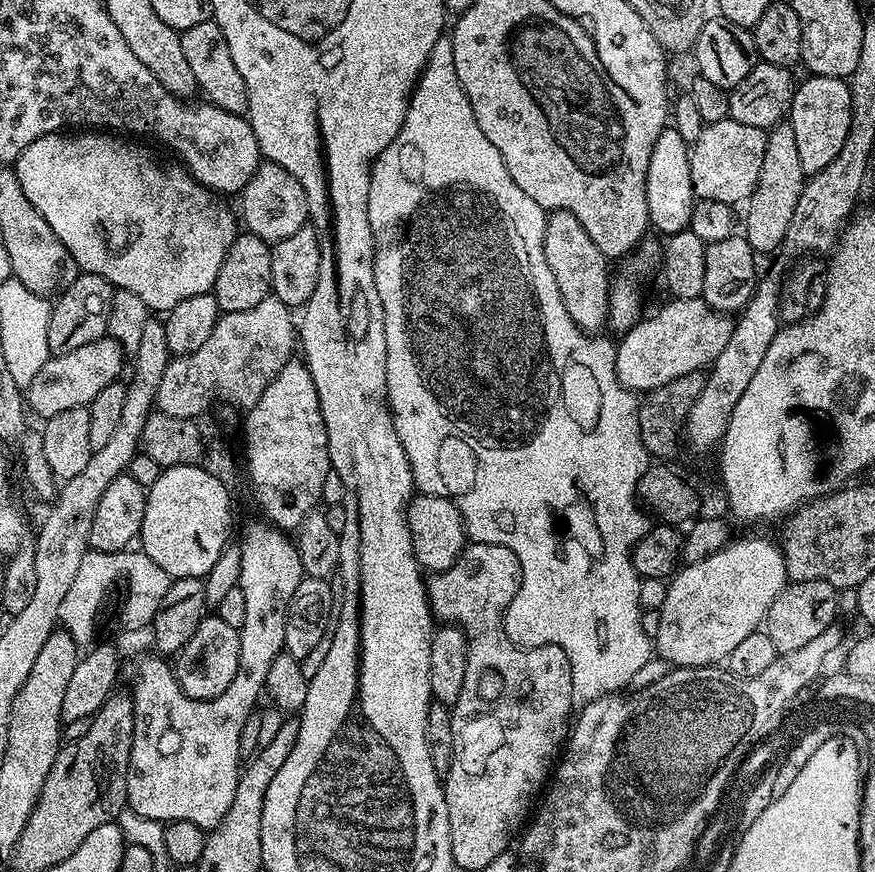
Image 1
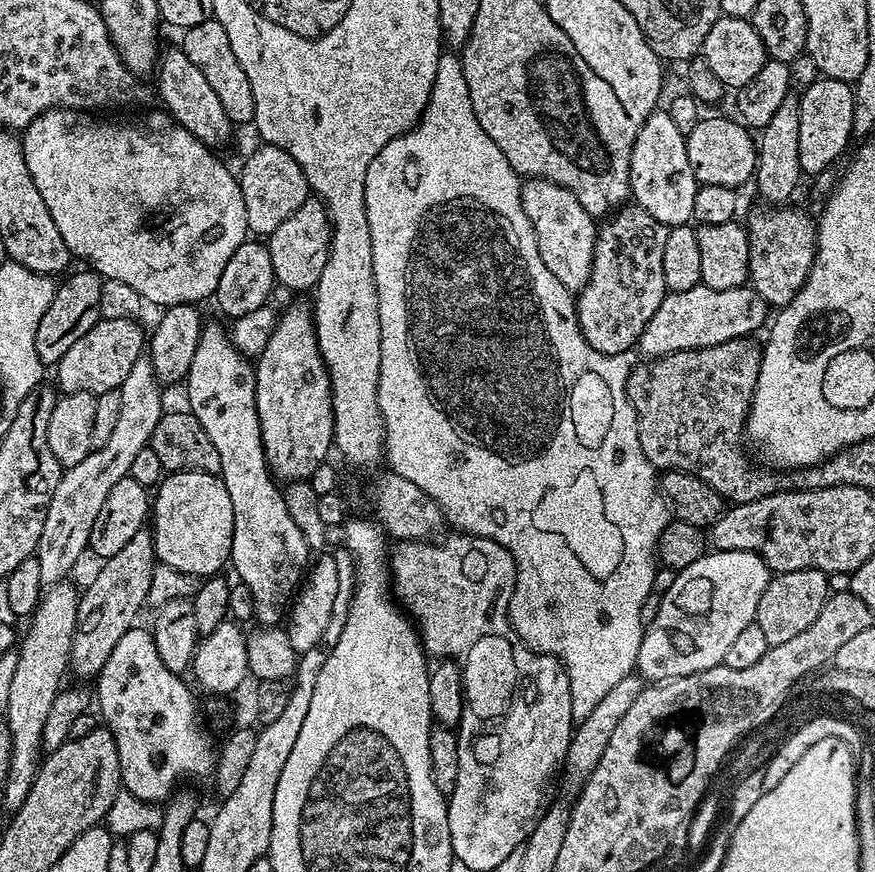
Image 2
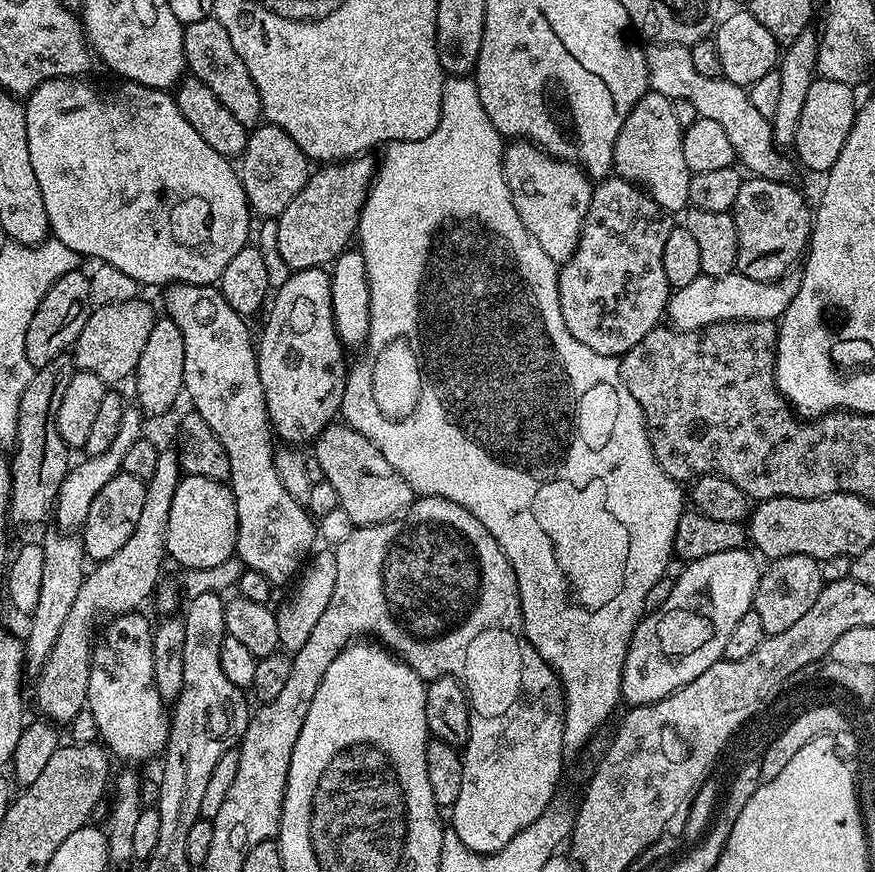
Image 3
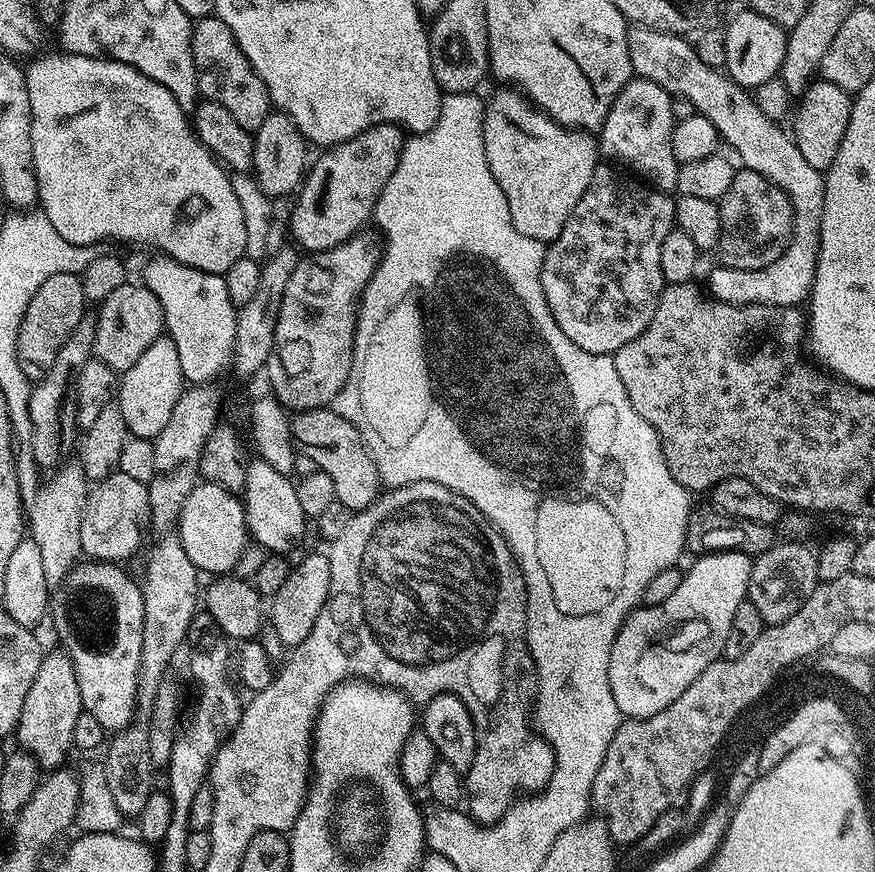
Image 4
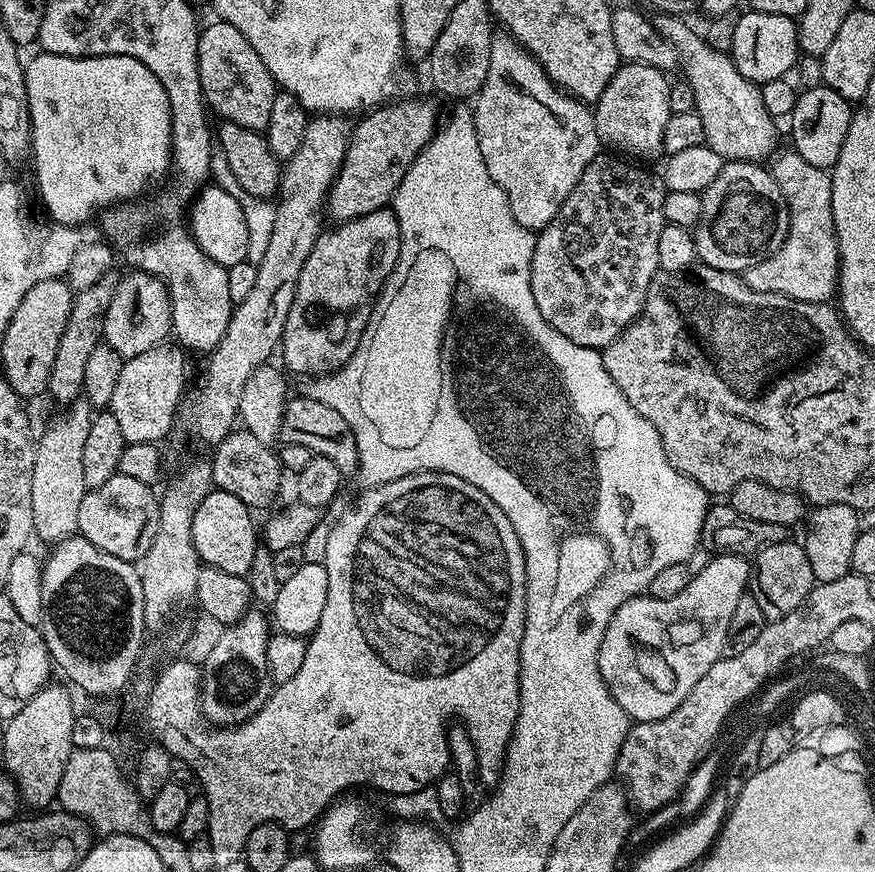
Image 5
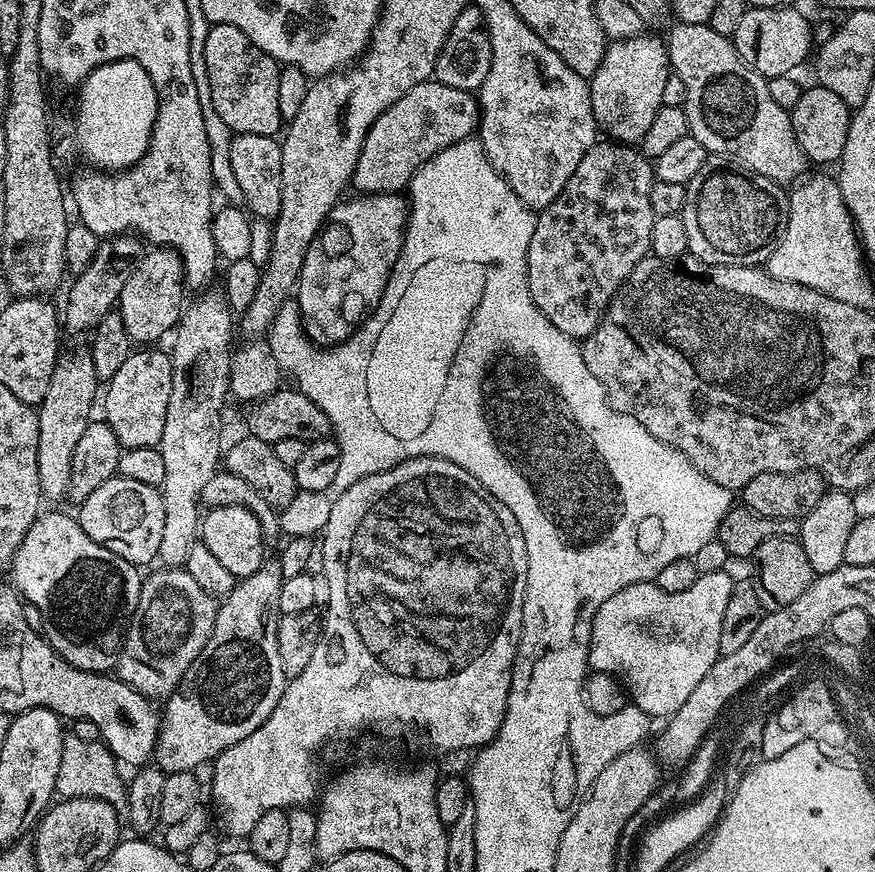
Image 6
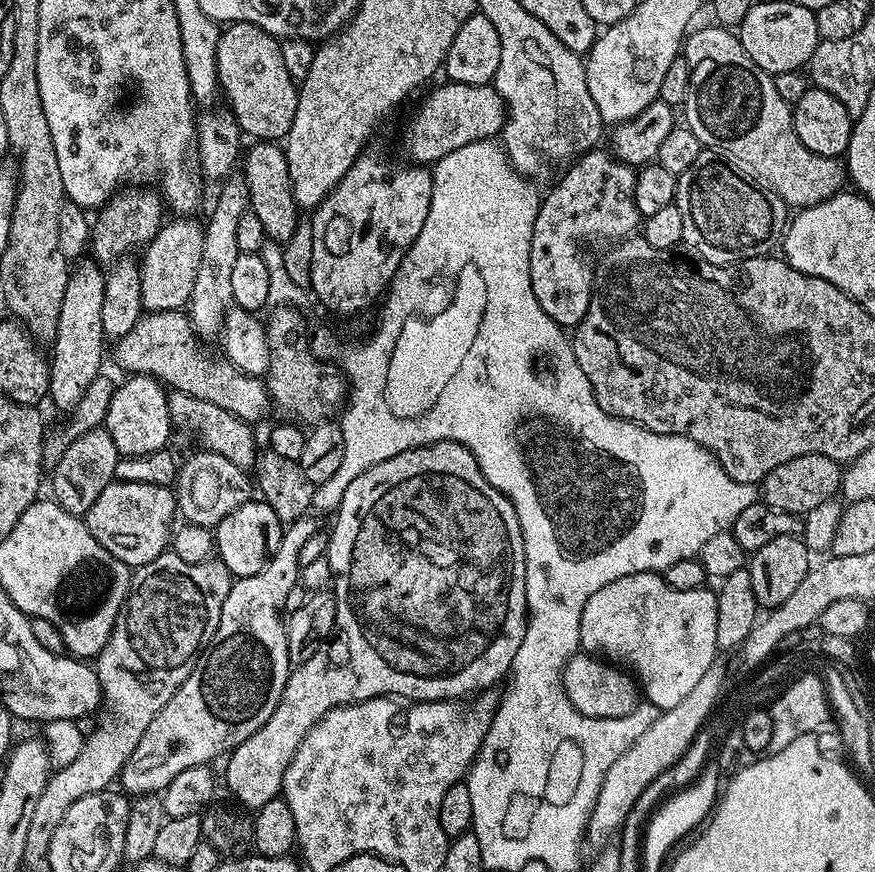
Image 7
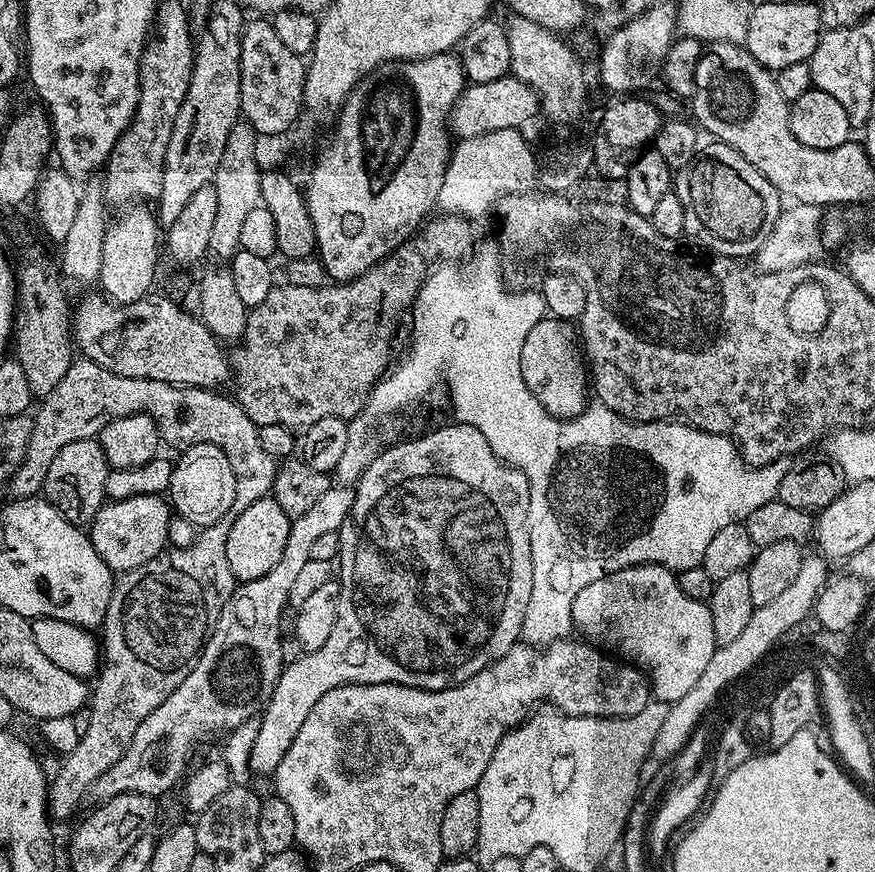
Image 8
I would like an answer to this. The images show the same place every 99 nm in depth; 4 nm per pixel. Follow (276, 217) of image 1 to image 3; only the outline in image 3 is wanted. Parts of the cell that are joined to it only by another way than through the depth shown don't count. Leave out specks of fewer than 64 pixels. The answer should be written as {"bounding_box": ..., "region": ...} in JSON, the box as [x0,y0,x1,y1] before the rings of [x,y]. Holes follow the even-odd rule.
{"bounding_box":[238,122,310,218],"region":[[[264,122],[249,131],[246,150],[238,160],[238,171],[249,209],[257,217],[275,218],[282,214],[282,210],[286,210],[286,206],[290,206],[298,190],[306,186],[310,161],[306,153],[298,150],[298,142],[294,142],[286,130]]]}

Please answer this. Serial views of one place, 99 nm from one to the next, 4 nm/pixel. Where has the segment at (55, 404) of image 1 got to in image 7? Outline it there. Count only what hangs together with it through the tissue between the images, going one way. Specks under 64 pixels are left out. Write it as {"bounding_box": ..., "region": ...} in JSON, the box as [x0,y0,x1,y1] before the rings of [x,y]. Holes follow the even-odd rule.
{"bounding_box":[139,218,204,312],"region":[[[196,218],[172,219],[160,225],[156,237],[143,249],[144,260],[139,261],[142,302],[148,312],[174,312],[183,309],[192,297],[198,262],[202,262],[204,224],[192,220]]]}

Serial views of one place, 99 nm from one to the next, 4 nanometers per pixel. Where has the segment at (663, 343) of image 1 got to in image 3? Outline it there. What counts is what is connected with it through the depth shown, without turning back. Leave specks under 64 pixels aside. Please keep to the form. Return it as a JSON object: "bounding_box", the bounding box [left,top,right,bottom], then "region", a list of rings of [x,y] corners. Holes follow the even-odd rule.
{"bounding_box":[666,271,800,332],"region":[[[737,271],[725,276],[701,274],[698,278],[694,278],[694,282],[690,282],[690,286],[677,288],[669,295],[666,320],[677,332],[697,332],[699,328],[705,328],[711,324],[730,322],[731,320],[771,320],[776,322],[784,315],[786,306],[790,306],[790,302],[794,302],[794,294],[798,294],[799,285],[800,278],[796,274],[785,274],[780,279],[771,282],[746,278],[741,272]]]}

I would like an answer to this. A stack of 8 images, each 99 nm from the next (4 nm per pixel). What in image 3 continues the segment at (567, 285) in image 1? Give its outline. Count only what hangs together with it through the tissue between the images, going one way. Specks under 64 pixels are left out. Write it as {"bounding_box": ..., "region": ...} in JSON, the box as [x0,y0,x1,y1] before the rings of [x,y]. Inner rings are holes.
{"bounding_box":[503,142,593,262],"region":[[[527,142],[509,143],[505,147],[503,158],[506,186],[510,186],[514,210],[518,210],[518,218],[522,218],[522,226],[526,226],[530,234],[534,234],[534,242],[538,242],[538,246],[542,246],[542,250],[546,250],[546,254],[550,254],[552,260],[557,262],[569,260],[580,241],[580,231],[592,201],[593,181],[577,164],[555,160],[536,145]]]}

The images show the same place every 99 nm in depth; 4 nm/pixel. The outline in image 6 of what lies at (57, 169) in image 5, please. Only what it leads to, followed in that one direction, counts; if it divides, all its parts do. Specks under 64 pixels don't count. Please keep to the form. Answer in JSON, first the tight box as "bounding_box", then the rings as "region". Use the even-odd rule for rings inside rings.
{"bounding_box":[76,60,160,170],"region":[[[115,60],[98,66],[79,85],[80,97],[76,100],[76,148],[89,160],[89,165],[100,170],[133,168],[146,154],[152,140],[160,99],[154,90],[150,74],[136,60]]]}

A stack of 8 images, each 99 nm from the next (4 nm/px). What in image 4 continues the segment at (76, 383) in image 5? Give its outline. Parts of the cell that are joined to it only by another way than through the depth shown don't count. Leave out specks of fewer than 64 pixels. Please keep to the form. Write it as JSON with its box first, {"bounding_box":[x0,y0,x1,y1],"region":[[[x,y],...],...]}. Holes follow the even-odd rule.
{"bounding_box":[30,314,96,470],"region":[[[85,314],[74,326],[70,338],[62,342],[62,350],[58,350],[54,363],[41,380],[35,381],[30,394],[30,423],[34,426],[34,462],[41,470],[55,470],[61,467],[64,456],[64,399],[69,399],[74,388],[74,381],[86,366],[88,360],[93,359],[94,334],[96,333],[96,317]]]}

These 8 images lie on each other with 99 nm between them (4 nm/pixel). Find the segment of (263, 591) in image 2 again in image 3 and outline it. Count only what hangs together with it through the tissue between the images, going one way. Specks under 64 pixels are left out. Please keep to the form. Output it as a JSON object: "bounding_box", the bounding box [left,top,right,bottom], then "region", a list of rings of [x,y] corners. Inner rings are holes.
{"bounding_box":[167,284,316,586],"region":[[[174,284],[167,289],[167,319],[173,320],[182,330],[186,362],[184,363],[184,392],[192,399],[195,415],[201,416],[218,434],[218,442],[230,458],[230,487],[232,502],[238,510],[238,526],[234,537],[234,552],[245,569],[252,569],[267,578],[272,586],[284,584],[293,579],[304,568],[312,543],[316,540],[316,528],[313,517],[301,501],[290,498],[290,490],[282,486],[278,470],[274,470],[274,433],[268,422],[266,394],[262,390],[262,378],[256,365],[257,345],[254,343],[254,332],[248,329],[249,321],[239,316],[226,302],[219,287],[206,284]]]}

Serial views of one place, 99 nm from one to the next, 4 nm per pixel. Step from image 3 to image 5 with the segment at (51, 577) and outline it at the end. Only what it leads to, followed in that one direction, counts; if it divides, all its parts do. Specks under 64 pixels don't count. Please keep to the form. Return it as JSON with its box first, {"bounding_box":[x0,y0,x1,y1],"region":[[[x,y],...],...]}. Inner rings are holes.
{"bounding_box":[30,400,94,546],"region":[[[73,400],[48,424],[44,433],[39,433],[34,454],[34,474],[30,482],[30,506],[34,506],[33,533],[55,546],[61,540],[78,532],[78,506],[86,491],[82,478],[82,450],[90,435],[90,422],[94,409],[87,400]]]}

